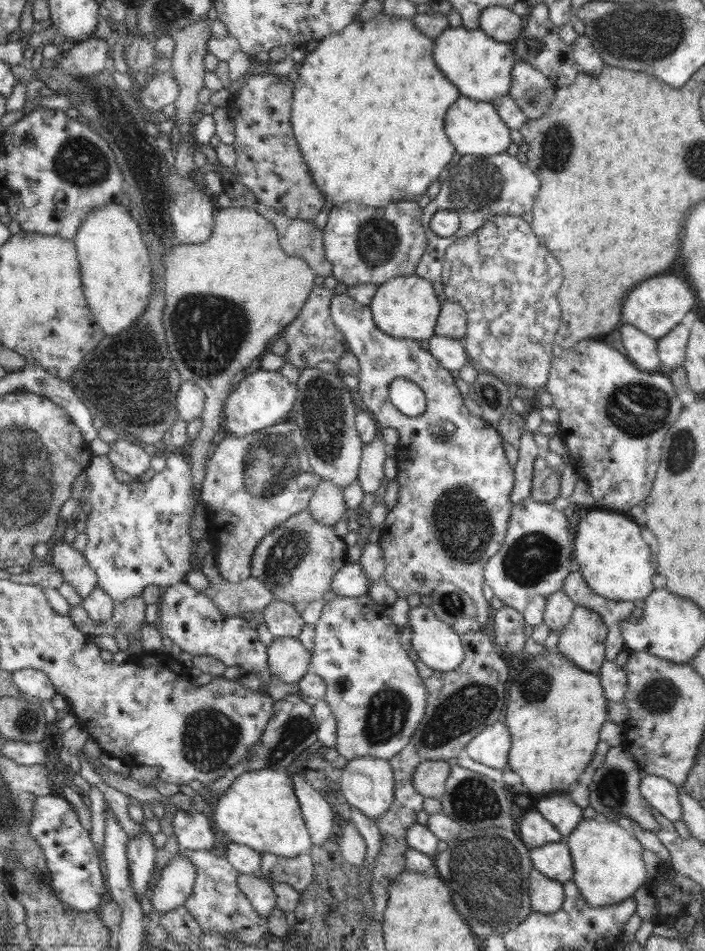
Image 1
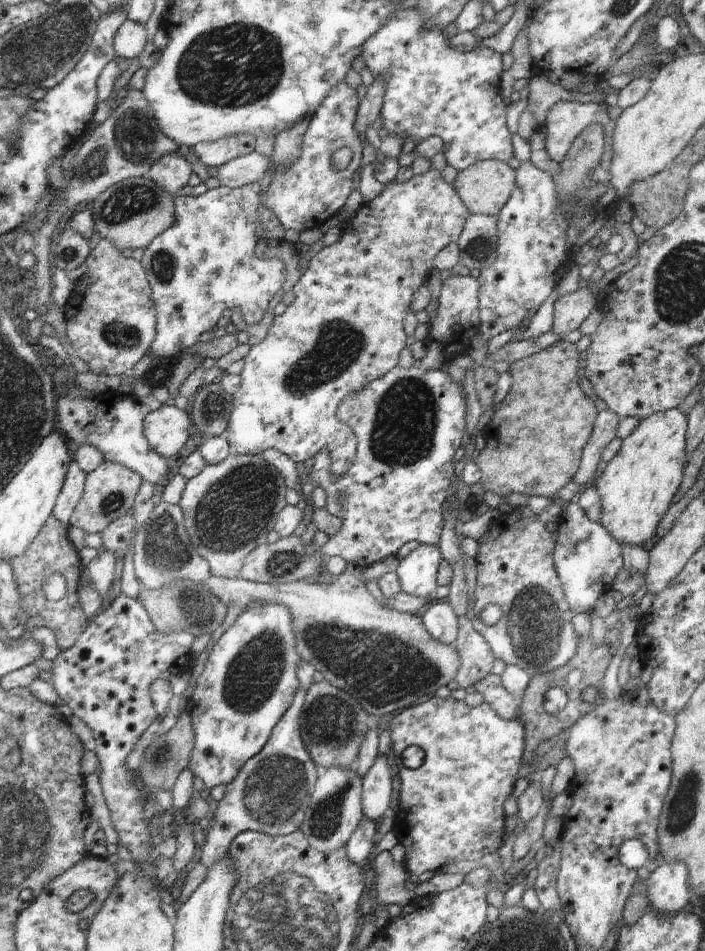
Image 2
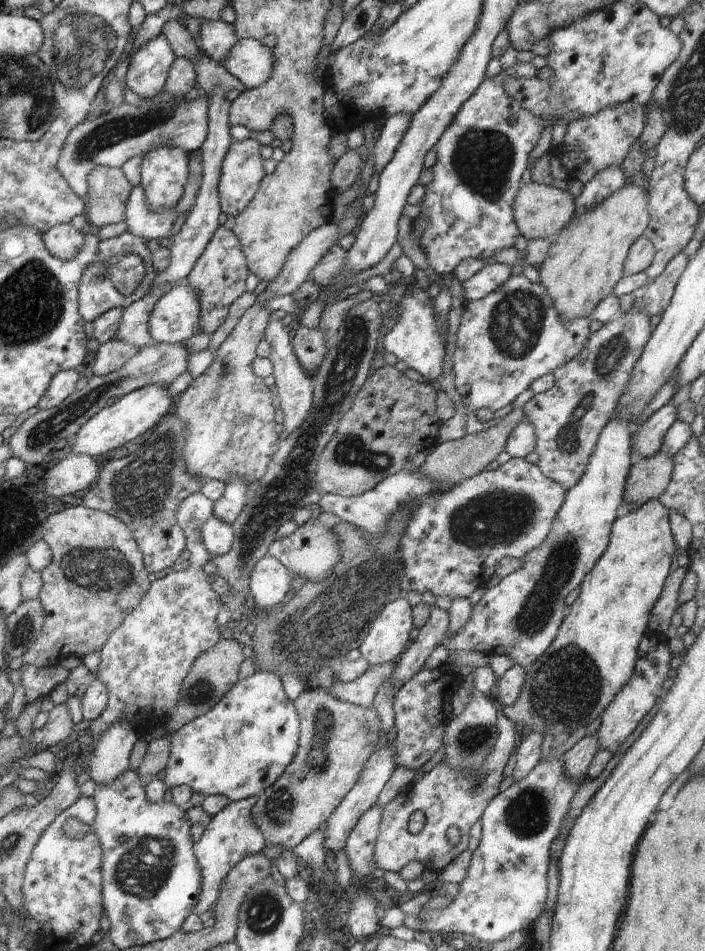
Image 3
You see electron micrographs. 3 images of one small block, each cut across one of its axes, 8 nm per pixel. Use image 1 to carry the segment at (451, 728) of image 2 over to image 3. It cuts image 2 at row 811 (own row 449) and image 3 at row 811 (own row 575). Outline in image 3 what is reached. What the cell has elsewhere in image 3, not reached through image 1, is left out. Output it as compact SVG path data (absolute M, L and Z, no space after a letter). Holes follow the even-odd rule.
M500 710L497 713L498 738L496 738L496 744L482 768L456 770L456 768L448 766L446 762L440 761L420 780L413 779L409 784L406 784L398 792L396 798L383 808L374 849L374 860L378 868L399 872L410 862L420 862L427 870L440 872L458 854L469 848L470 829L479 822L490 800L500 793L499 784L504 780L504 766L510 758L510 753L515 749L516 726ZM414 812L424 814L424 827L418 834L412 834L408 830L408 822ZM450 828L460 830L458 844L450 843L446 835Z

